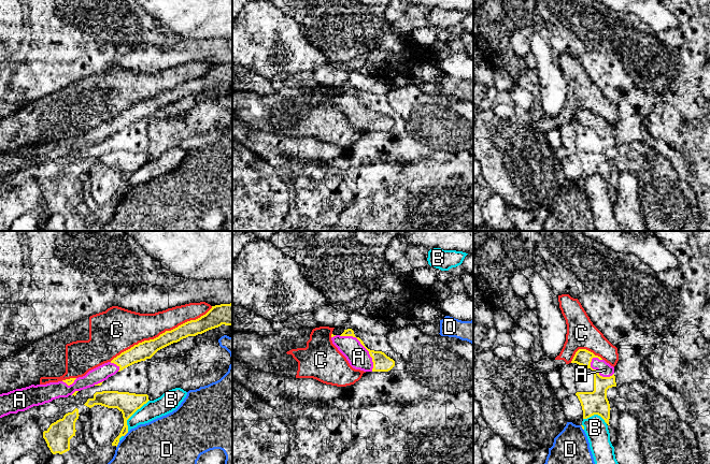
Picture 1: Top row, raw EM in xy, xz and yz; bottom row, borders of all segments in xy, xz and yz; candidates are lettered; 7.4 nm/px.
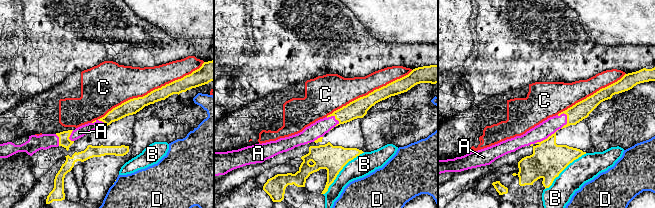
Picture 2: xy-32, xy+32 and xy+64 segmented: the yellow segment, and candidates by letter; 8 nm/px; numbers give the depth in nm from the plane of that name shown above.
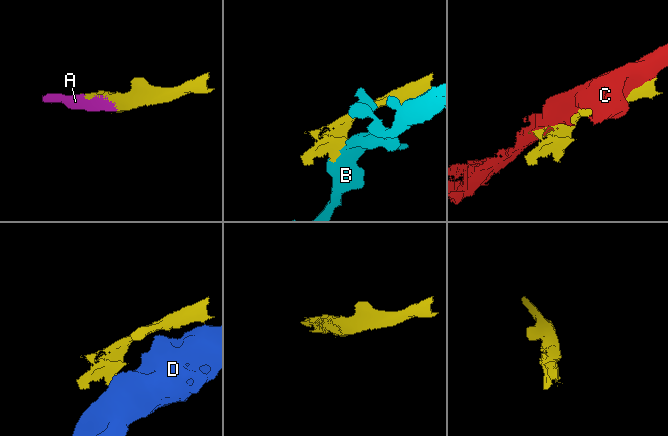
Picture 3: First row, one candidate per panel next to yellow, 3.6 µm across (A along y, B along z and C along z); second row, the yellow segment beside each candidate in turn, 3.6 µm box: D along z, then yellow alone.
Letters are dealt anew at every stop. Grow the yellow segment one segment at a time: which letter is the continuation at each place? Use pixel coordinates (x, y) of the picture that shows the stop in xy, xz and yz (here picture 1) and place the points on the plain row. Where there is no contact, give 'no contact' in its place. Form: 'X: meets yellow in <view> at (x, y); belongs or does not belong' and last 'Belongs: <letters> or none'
A: meets yellow in xz at (363, 104); belongs
B: meets yellow in xy at (132, 173); does not belong
C: meets yellow in xy at (160, 93); does not belong
D: meets yellow in xy at (117, 203); does not belong
Belongs: A

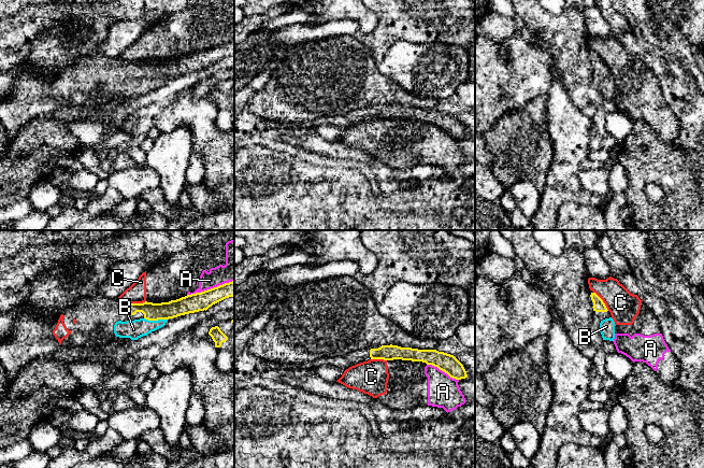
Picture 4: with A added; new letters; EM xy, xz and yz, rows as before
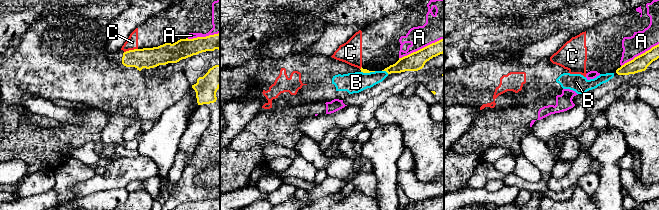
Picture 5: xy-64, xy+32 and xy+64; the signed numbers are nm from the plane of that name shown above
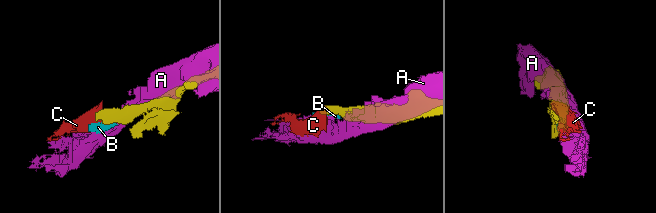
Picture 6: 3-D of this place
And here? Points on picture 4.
A: meets yellow in xy at (211, 47); does not belong
B: meets yellow in xy at (156, 79); belongs
C: meets yellow in yz at (602, 60); does not belong
Belongs: B

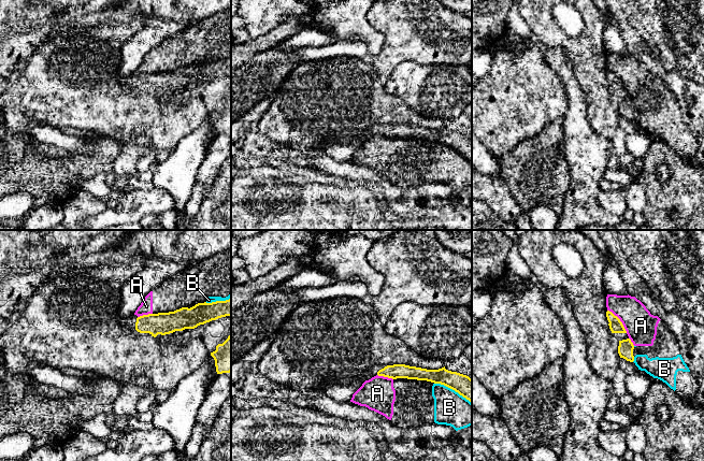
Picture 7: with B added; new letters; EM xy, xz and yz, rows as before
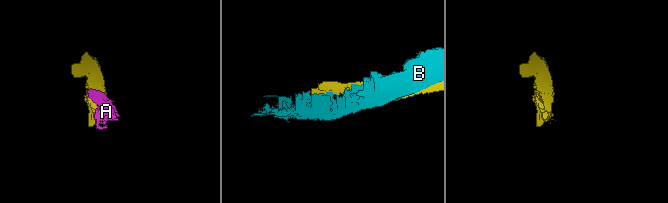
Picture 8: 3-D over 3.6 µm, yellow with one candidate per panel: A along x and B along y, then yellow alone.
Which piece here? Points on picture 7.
A: meets yellow in yz at (619, 80); does not belong
B: meets yellow in xz at (453, 148); does not belong
Belongs: none

